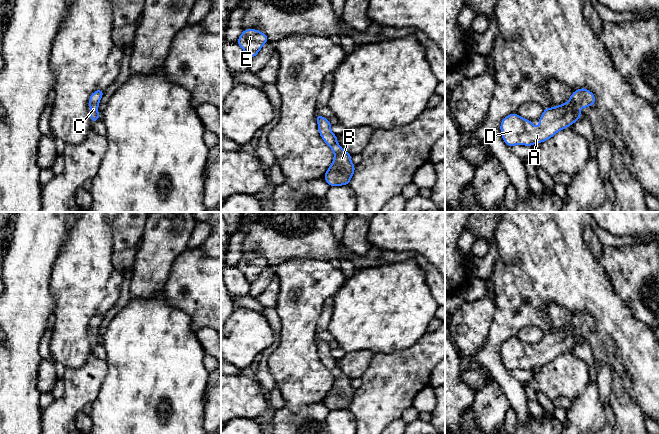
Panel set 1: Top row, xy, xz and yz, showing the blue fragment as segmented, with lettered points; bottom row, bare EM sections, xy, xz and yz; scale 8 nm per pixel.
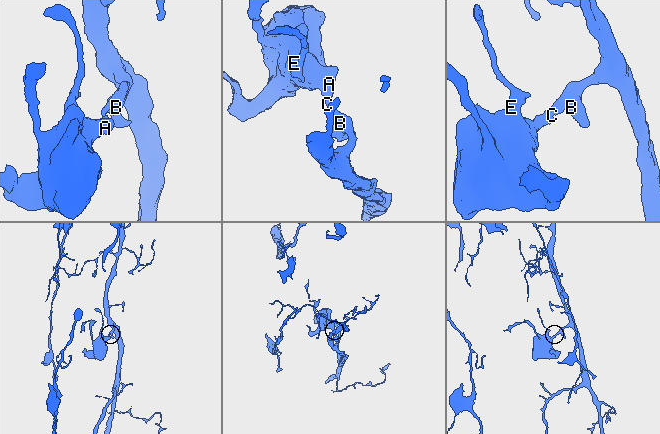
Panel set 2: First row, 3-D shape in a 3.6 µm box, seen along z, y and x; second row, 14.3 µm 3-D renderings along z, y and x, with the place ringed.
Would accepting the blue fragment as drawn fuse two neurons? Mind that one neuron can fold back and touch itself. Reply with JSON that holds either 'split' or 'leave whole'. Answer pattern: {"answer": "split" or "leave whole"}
{"answer": "leave whole"}

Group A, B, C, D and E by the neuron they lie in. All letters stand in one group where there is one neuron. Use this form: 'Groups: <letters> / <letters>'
Groups: A B C D E

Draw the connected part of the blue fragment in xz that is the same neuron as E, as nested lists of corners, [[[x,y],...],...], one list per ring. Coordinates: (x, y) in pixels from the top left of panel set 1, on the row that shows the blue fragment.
[[[245,29],[238,38],[237,43],[244,50],[245,54],[252,59],[268,41],[265,33],[256,29]]]

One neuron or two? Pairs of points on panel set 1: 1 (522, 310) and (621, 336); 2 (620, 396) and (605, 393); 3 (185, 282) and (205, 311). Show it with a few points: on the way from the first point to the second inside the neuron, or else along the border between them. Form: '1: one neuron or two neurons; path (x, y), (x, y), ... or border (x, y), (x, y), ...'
1: one neuron; path (547, 296), (582, 296), (597, 311)
2: two neurons; border (612, 371), (609, 401)
3: one neuron; path (192, 289), (205, 304)

